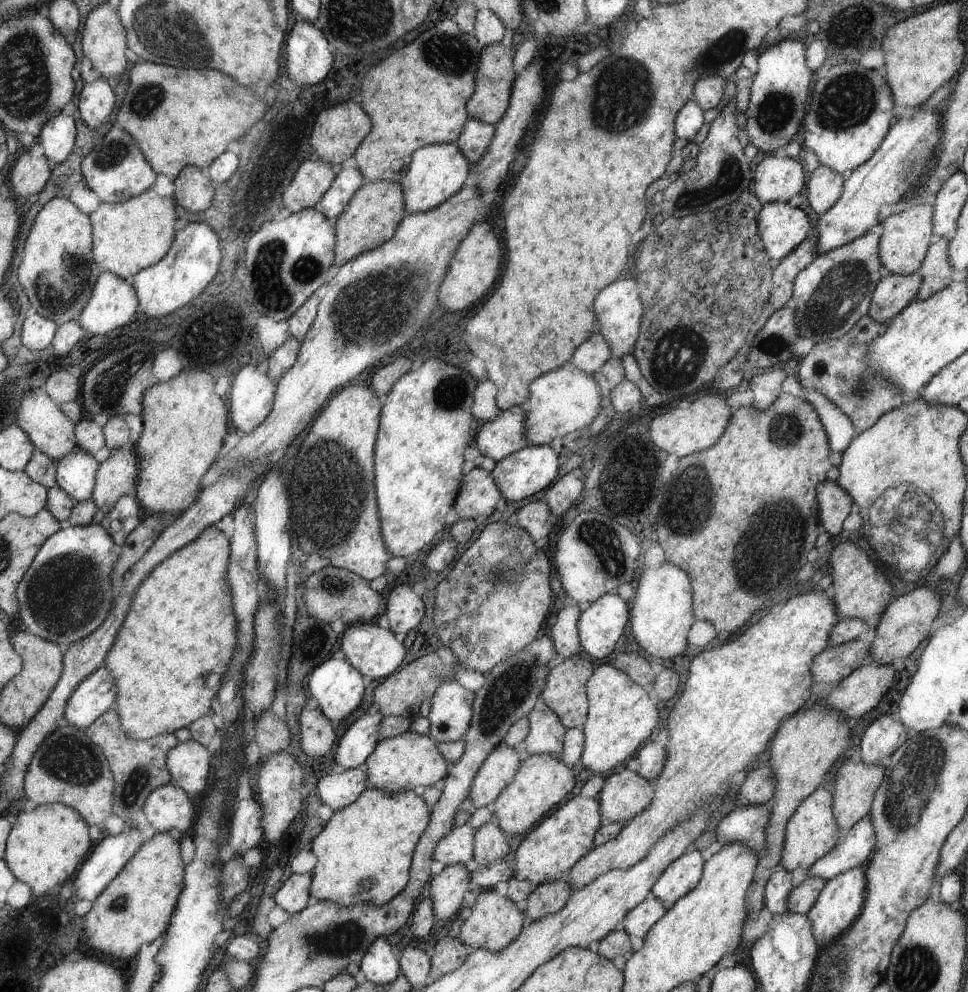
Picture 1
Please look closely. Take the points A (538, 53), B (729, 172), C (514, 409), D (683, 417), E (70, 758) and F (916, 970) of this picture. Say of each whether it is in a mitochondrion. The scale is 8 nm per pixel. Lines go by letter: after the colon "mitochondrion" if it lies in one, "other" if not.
A: other
B: mitochondrion
C: other
D: other
E: mitochondrion
F: mitochondrion

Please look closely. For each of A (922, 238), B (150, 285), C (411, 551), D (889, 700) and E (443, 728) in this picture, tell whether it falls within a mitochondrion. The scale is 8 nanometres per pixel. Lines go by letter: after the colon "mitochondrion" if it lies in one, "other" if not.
A: other
B: other
C: other
D: other
E: other

